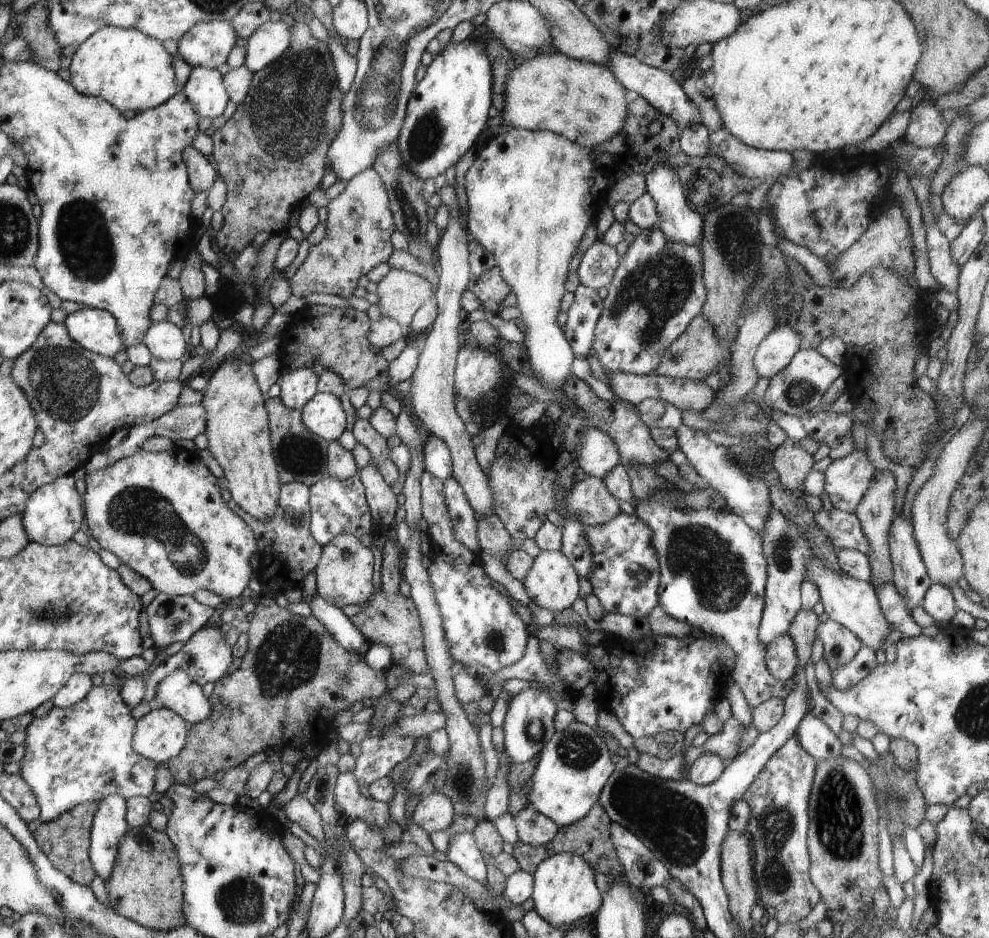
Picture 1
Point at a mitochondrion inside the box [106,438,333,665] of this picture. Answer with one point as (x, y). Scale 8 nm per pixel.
(171, 629)

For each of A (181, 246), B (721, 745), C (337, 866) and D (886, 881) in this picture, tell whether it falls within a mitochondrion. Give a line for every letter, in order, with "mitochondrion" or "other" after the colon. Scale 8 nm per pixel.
A: other
B: other
C: other
D: other

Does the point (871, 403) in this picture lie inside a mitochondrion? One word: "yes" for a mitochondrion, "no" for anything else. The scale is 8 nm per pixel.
no

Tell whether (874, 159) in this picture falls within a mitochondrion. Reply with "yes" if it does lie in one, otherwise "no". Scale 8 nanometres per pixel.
no

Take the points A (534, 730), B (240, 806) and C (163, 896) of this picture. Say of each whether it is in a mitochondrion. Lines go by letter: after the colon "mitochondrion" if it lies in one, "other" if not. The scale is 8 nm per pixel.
A: mitochondrion
B: other
C: other

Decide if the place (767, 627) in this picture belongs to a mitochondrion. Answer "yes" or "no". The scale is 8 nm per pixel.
no

